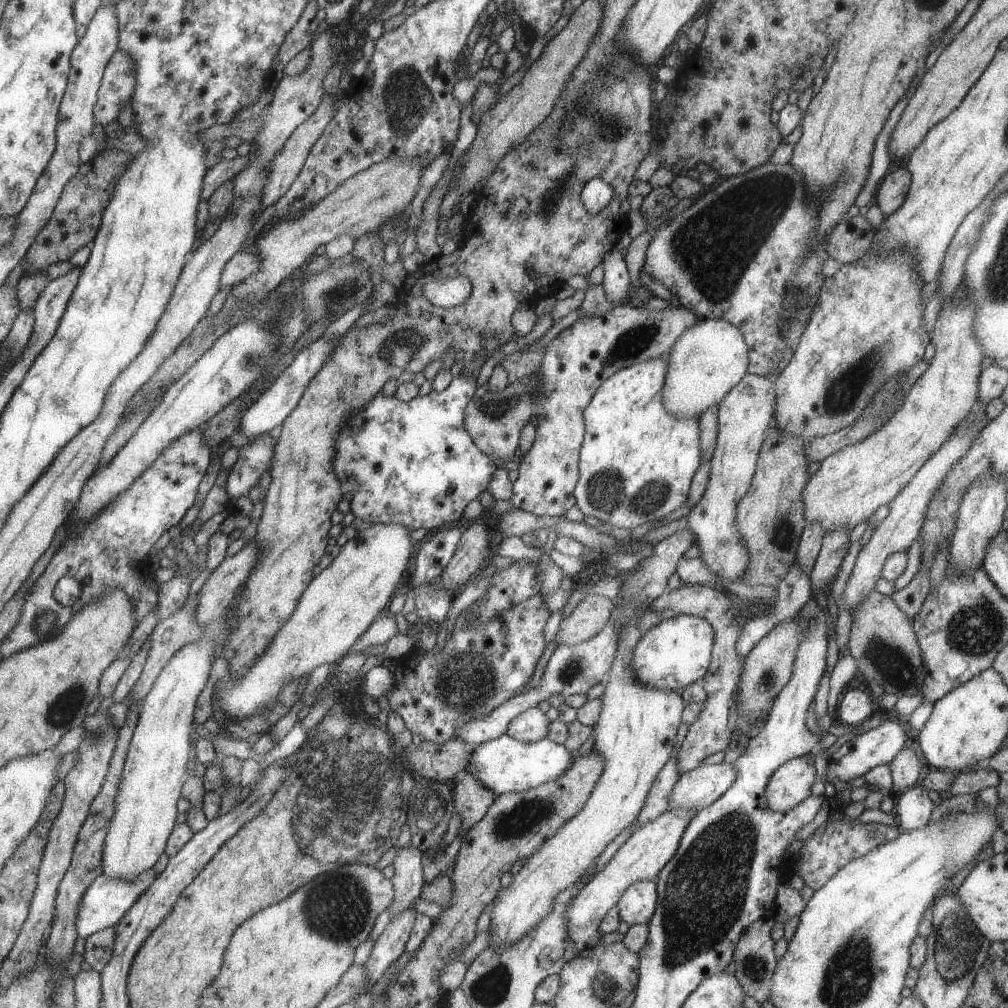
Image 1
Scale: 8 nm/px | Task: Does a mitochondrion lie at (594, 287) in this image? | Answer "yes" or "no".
no

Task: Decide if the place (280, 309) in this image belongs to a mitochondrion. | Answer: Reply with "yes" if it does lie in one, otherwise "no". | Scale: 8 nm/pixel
yes

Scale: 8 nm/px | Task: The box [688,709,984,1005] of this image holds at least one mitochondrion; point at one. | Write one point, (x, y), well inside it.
(956, 945)

